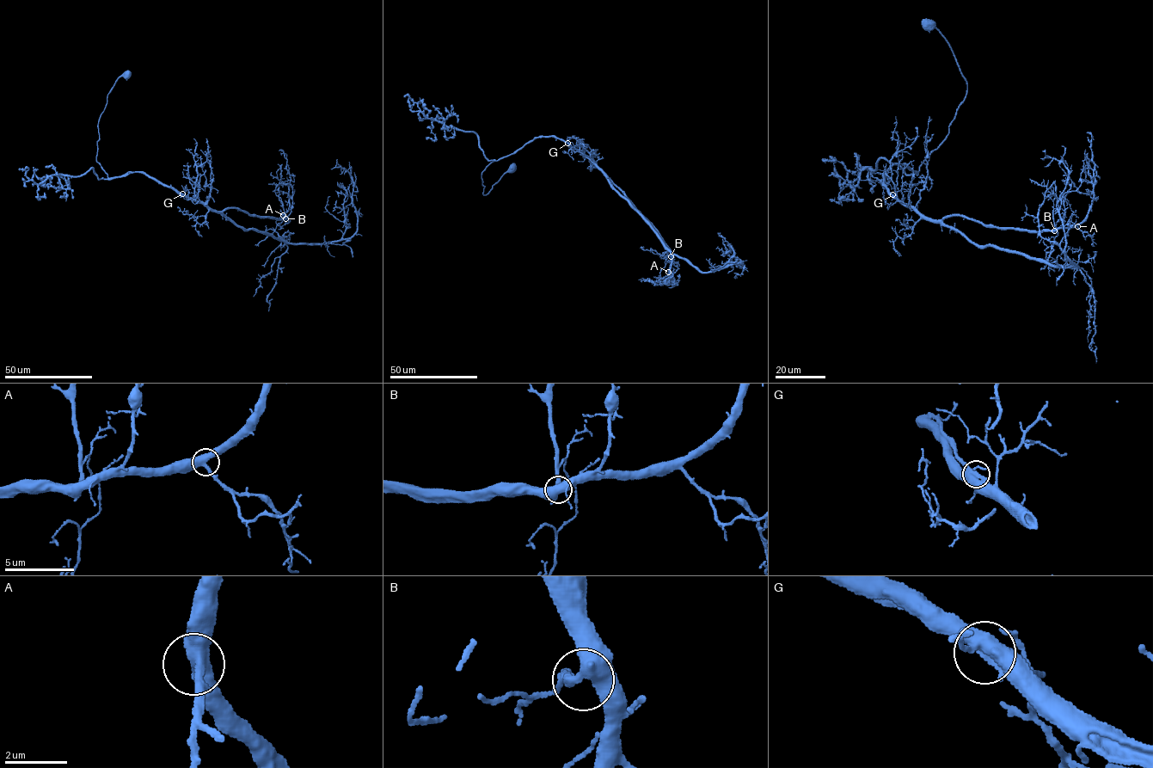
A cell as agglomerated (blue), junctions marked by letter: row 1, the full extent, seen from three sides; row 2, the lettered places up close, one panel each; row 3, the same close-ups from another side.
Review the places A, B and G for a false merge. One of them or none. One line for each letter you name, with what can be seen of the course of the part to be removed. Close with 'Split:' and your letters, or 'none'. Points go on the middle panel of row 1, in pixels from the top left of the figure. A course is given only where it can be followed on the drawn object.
Split: none

